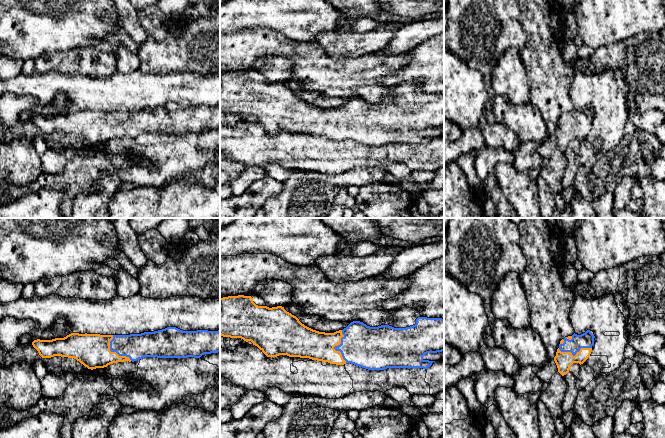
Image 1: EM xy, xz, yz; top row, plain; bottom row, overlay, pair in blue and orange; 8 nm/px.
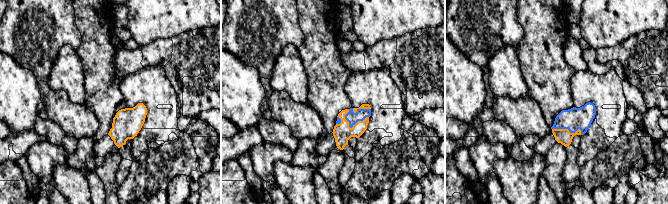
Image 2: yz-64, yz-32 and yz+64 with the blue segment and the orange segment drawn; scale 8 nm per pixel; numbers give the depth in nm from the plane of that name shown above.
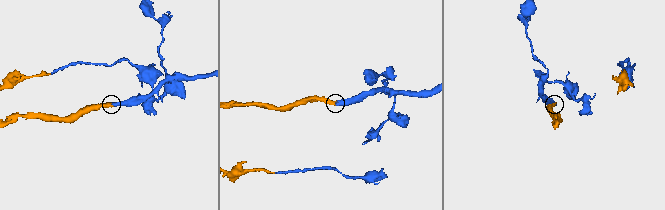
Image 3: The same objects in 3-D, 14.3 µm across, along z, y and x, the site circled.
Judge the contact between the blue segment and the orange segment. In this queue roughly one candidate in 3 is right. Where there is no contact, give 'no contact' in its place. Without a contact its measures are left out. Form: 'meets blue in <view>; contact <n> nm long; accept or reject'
meets blue in xz; contact 260 nm long; accept

